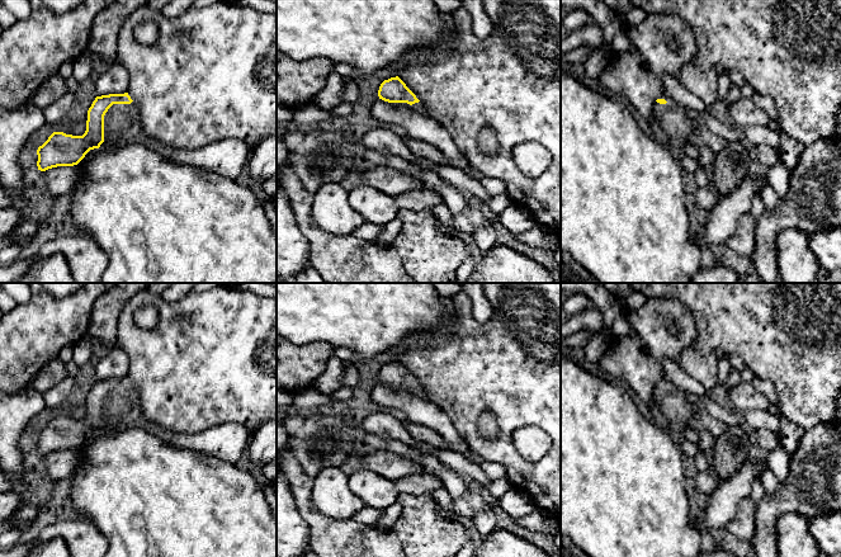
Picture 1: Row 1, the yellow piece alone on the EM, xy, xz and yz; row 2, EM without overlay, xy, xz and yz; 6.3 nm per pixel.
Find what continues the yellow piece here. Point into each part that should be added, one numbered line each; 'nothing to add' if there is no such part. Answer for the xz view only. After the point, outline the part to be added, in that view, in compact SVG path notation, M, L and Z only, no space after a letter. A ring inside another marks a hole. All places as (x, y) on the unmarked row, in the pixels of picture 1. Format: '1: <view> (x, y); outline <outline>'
1: xz (419, 391); outline M421 386L415 387L415 388L412 388L412 390L410 390L410 388L407 388L407 387L401 387L401 388L415 393L416 396L421 397L422 400L429 400L427 396L426 396L425 390L424 390Z

